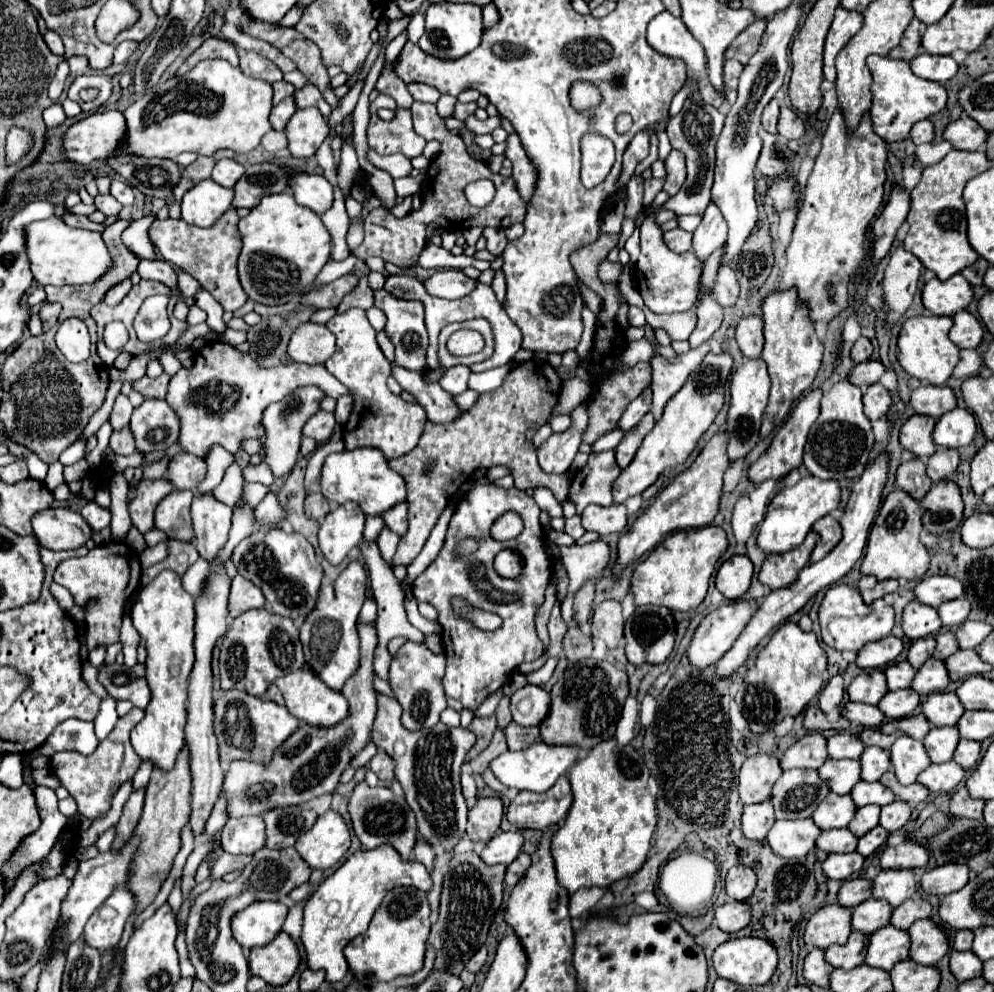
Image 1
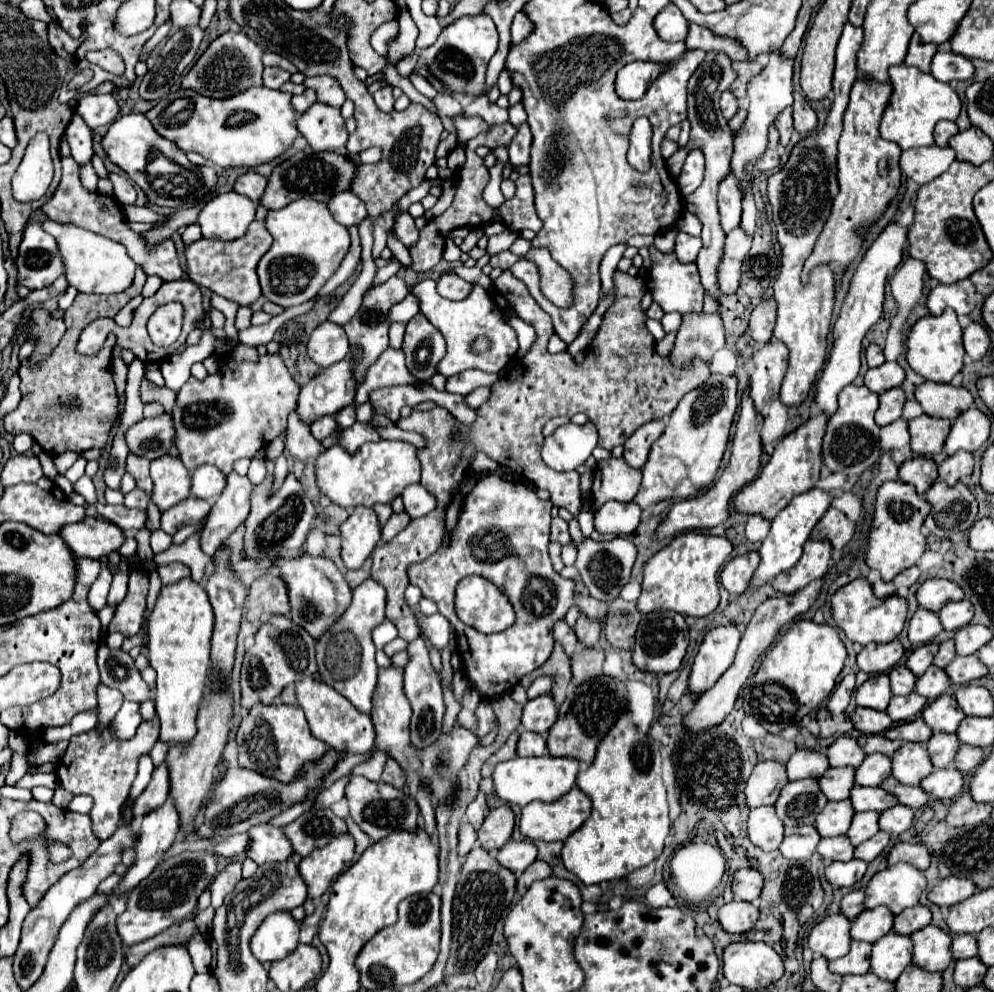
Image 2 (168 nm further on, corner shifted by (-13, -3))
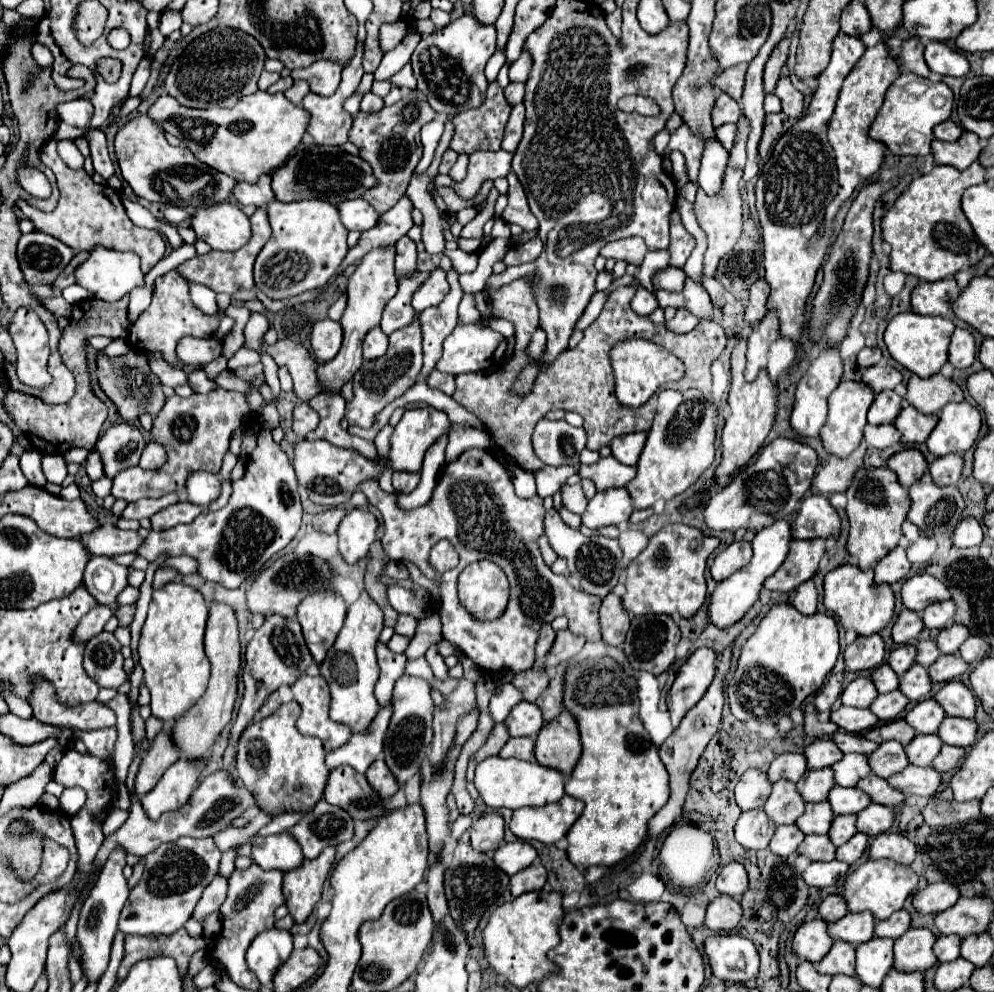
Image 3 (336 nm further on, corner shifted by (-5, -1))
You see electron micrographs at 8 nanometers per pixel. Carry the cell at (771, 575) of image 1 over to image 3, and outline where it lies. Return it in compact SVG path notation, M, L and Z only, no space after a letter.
M810 539L810 541L796 541L790 543L790 553L782 567L764 581L764 587L770 591L788 593L808 581L824 555L824 539Z

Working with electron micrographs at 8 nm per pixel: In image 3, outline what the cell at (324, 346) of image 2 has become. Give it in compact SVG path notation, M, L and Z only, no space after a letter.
M332 319L316 321L310 333L310 349L318 363L326 363L336 357L342 343L342 327Z

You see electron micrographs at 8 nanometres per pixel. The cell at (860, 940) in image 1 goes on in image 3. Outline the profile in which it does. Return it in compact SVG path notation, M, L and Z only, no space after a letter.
M836 941L830 949L830 953L816 963L816 969L826 975L854 975L854 963L856 963L856 947L846 941Z

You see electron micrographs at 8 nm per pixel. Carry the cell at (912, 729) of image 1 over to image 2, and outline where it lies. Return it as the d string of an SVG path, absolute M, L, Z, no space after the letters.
M916 717L914 721L902 723L896 727L898 731L898 739L906 739L906 741L914 741L914 743L928 743L928 739L932 737L932 729L922 721L922 717Z

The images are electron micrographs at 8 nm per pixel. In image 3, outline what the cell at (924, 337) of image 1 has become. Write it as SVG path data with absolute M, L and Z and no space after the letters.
M900 313L894 319L890 319L884 333L884 343L894 361L910 369L914 375L926 379L940 373L942 365L948 361L948 345L952 331L954 331L954 323L950 319L942 319L934 315L918 315L918 313Z

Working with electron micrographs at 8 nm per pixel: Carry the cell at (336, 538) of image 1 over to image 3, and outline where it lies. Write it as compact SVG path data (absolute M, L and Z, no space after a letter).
M352 509L338 527L338 549L346 563L356 563L362 559L370 545L374 543L378 521L368 509Z

